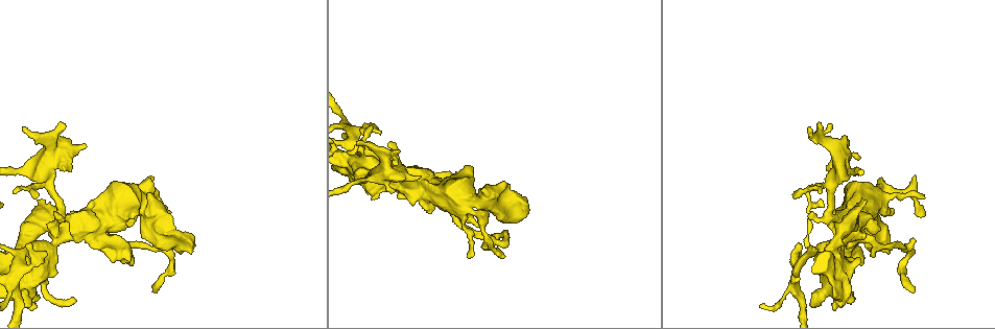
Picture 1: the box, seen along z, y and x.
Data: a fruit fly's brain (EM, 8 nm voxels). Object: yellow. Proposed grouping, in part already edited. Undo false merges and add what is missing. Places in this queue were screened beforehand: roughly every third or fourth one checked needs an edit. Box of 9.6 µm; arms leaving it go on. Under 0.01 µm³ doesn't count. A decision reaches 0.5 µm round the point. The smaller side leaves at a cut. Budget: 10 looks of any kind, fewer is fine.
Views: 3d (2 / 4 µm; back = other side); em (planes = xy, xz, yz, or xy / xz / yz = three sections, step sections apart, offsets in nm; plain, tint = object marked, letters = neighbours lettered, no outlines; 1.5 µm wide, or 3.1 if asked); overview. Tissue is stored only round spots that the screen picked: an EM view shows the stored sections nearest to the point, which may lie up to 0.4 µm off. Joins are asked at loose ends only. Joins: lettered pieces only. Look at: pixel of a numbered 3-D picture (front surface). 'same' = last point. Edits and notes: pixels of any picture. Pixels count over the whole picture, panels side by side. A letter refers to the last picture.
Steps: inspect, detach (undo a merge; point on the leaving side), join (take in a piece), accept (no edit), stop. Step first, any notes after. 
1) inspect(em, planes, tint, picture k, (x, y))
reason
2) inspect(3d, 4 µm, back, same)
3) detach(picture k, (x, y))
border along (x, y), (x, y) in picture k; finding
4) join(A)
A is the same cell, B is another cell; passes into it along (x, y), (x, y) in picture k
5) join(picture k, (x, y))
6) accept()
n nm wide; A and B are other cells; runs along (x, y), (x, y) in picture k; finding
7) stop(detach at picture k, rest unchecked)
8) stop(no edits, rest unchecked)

inspect(3d, 2 µm, picture 1, (808, 128))
an open end

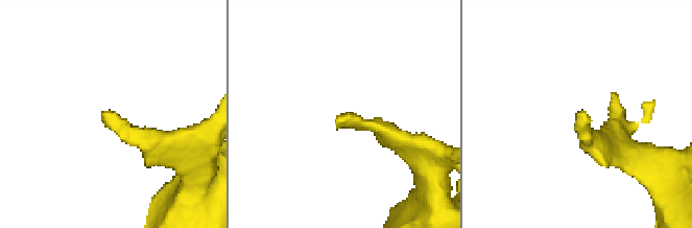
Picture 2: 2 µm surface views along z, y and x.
inspect(em, planes, letters, picture 2, (105, 112))

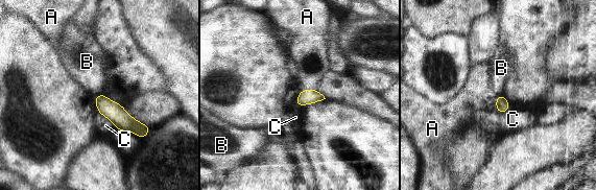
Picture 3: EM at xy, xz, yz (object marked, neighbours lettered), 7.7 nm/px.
accept()
C touches over 170 nm; A, B and C are other cells; border along (102, 93), (96, 95) in picture 3; none of them fits

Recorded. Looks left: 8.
inspect(em, xz, step 8, tint, picture 1, (86, 145))
free end

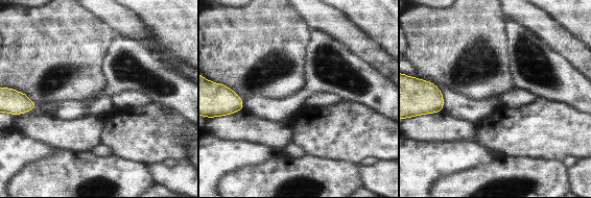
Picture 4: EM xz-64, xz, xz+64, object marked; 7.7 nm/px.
inspect(em, planes, letters, same)

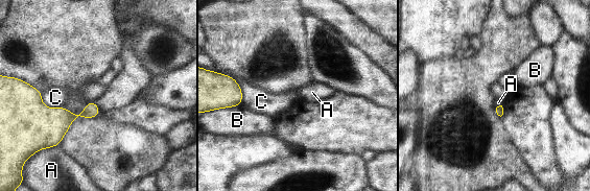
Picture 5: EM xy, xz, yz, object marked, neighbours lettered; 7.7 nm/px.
accept()
A, B and C are other cells; none of them fits

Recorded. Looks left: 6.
inspect(em, planes, letters, picture 1, (793, 196))
thin end

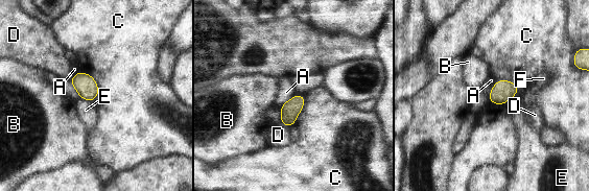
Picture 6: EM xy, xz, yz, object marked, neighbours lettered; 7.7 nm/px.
accept()
110 nm wide; A, B, C, D, E and F are other cells; border along (518, 86), (505, 102), (489, 100) in picture 6; no lettered piece goes on from it

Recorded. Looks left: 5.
inspect(3d, 4 µm, picture 1, (914, 292))
end of a long branch

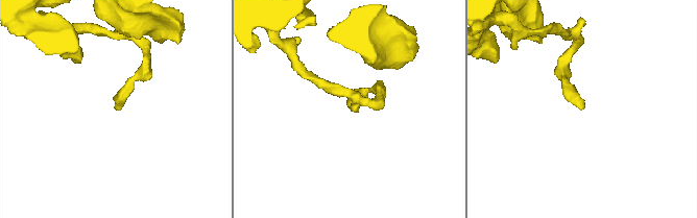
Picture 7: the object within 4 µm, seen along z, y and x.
inspect(em, xz, step 4, letters, picture 7, (119, 108))

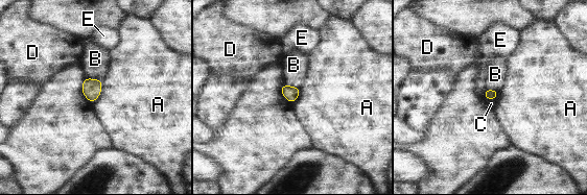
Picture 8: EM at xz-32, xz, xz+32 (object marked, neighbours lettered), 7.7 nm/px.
accept()
A, B, C, D and E are other cells; border along (485, 97), (494, 100) in picture 8; none of them fits

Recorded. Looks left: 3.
stop(no edits, rest unchecked)

